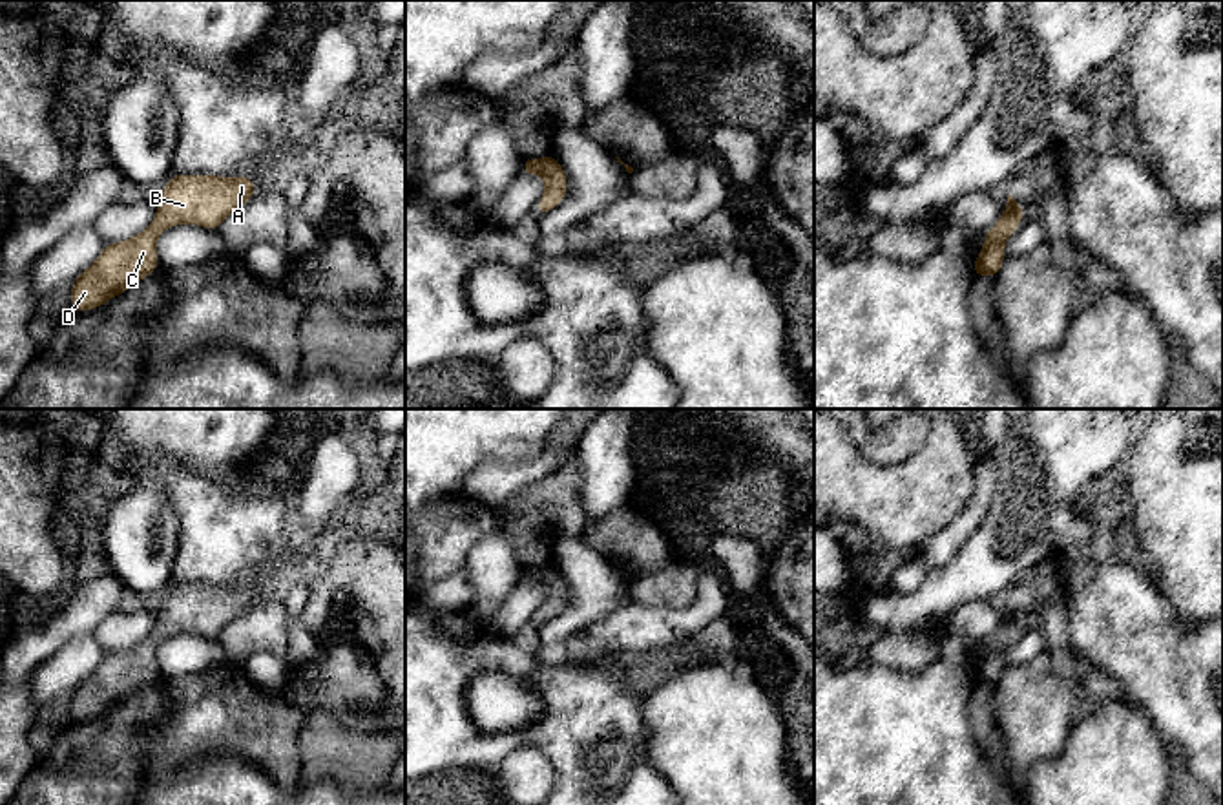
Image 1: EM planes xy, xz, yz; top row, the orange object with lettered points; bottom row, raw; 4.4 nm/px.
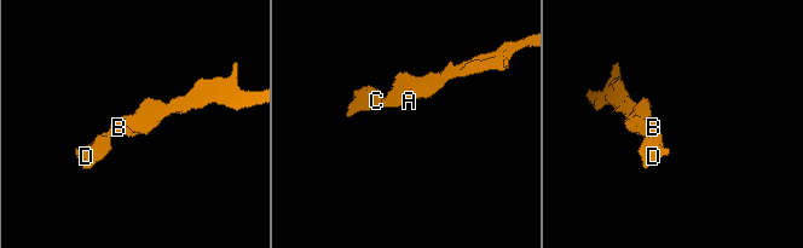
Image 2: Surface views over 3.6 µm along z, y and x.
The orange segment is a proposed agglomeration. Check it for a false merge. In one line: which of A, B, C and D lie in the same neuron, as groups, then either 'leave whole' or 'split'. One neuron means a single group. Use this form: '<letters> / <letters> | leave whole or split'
A B C D | leave whole

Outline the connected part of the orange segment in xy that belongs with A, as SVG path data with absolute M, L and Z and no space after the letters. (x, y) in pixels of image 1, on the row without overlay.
M172 584L159 599L157 624L128 650L104 655L95 672L71 692L73 721L102 716L159 677L157 644L175 633L219 639L225 626L246 613L256 601L252 586Z

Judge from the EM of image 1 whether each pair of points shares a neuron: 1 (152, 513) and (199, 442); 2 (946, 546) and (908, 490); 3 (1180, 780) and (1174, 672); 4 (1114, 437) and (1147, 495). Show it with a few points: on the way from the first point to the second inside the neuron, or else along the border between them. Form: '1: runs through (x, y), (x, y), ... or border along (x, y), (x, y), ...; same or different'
1: runs through (152, 490), (152, 468), (176, 444); same
2: border along (966, 499), (961, 512), (920, 548); different
3: border along (1183, 752), (1189, 769), (1203, 784); different
4: border along (1136, 435), (1127, 453); different

